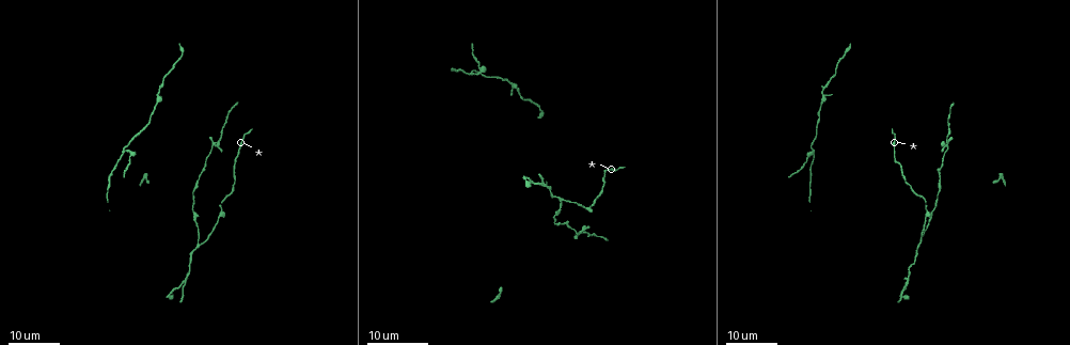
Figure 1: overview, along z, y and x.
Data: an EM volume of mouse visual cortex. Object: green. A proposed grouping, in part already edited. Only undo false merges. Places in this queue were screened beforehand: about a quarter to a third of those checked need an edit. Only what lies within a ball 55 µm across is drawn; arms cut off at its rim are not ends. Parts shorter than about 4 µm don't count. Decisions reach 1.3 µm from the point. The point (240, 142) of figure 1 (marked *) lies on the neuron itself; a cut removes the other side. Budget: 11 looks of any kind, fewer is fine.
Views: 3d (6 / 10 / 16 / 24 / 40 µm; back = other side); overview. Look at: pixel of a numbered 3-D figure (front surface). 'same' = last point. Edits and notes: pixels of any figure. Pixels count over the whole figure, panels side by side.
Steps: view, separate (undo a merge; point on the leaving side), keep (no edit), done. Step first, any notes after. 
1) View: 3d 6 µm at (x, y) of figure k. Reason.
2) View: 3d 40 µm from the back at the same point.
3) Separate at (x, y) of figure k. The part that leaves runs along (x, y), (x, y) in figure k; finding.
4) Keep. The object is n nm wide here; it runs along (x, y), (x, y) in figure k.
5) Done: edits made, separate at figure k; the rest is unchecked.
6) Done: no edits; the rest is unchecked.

View: 3d 24 µm at (938, 173) of figure 1.

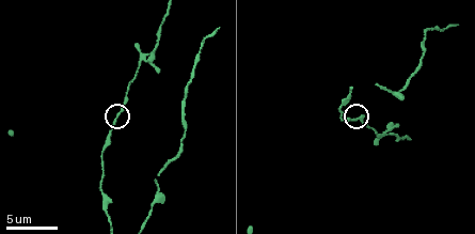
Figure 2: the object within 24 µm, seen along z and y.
View: 3d 10 µm at (355, 118) of figure 2.

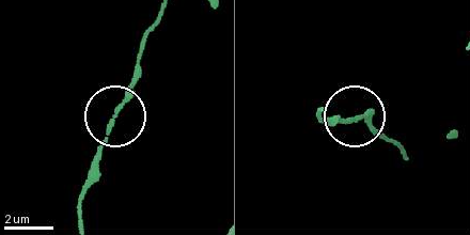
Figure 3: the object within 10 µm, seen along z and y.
View: 3d 10 µm from the back at (358, 117) of figure 3. From behind.

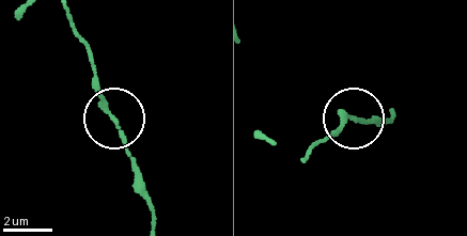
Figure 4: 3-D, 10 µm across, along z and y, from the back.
Keep. The object is 150 nm wide here; it runs along (391, 110), (385, 121), (351, 121), (331, 132) in figure 4; all the same neuron.

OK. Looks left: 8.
View: 3d 24 µm at (559, 199) of figure 1. Three arms meet.

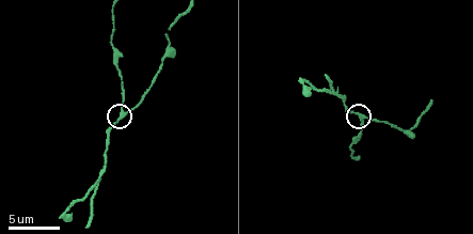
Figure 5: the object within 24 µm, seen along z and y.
View: 3d 6 µm at (123, 114) of figure 5. Closer look.

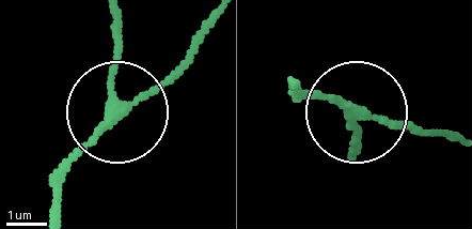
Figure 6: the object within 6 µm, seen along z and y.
Keep. The object is 210 nm wide here; one neuron here.

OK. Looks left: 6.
View: 3d 10 µm at (102, 173) of figure 5. Calibre changes.

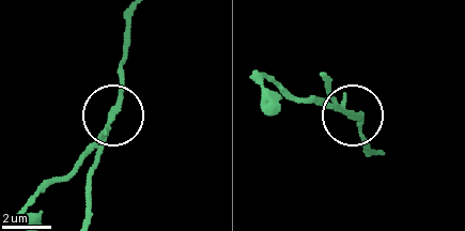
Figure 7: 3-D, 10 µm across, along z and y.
Separate at (77, 168) of figure 7. Two neurons meet here.

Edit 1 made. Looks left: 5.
View: 3d 16 µm at (809, 156) of figure 1. Calibre changes.

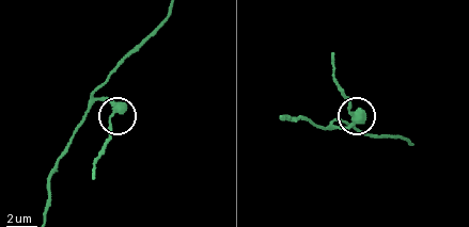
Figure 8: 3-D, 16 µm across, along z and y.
View: 3d 10 µm at (350, 115) of figure 8.

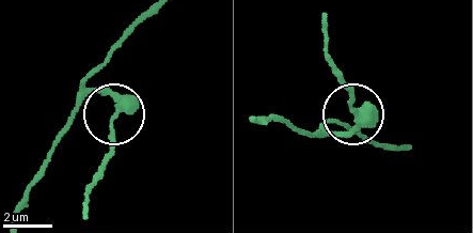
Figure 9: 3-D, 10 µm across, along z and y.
Separate at (114, 133) of figure 9. The object is 340 nm wide here; the part that leaves runs along (119, 103), (112, 149), (88, 188), (84, 215) in figure 9; two neurons meet here.

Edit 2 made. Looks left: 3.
Done: edits made, separate at figure 7, separate at figure 9; the rest is unchecked.

